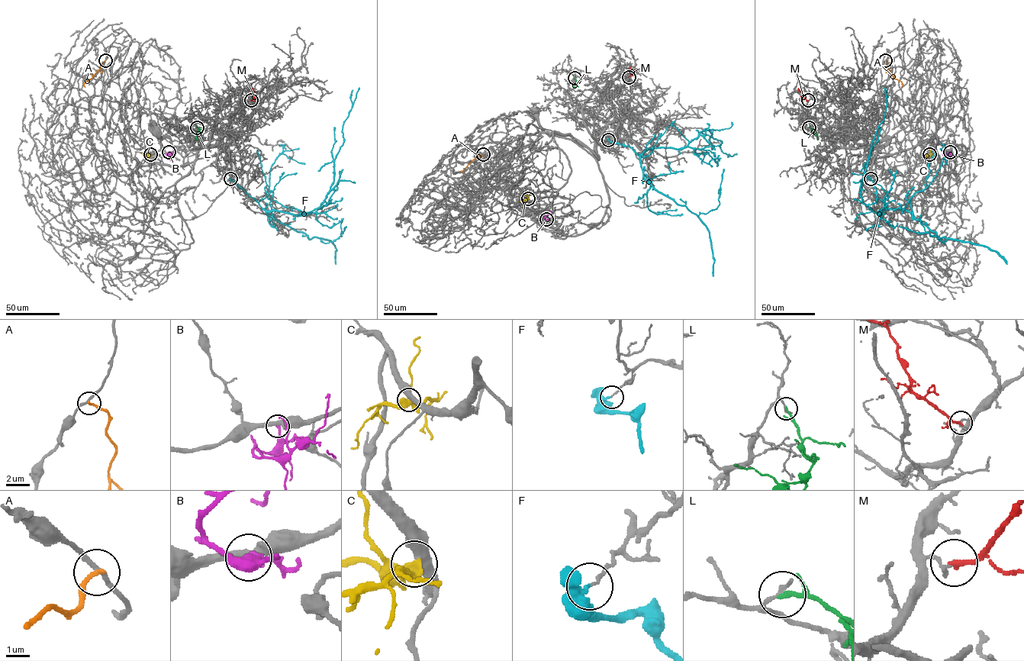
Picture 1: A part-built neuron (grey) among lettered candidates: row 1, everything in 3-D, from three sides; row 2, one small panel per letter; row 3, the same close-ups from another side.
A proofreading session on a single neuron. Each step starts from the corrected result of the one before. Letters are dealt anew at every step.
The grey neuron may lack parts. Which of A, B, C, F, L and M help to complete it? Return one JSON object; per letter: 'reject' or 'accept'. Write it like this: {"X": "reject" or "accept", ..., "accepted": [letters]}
{"A": "reject", "B": "reject", "C": "reject", "F": "reject", "L": "reject", "M": "reject", "accepted": []}

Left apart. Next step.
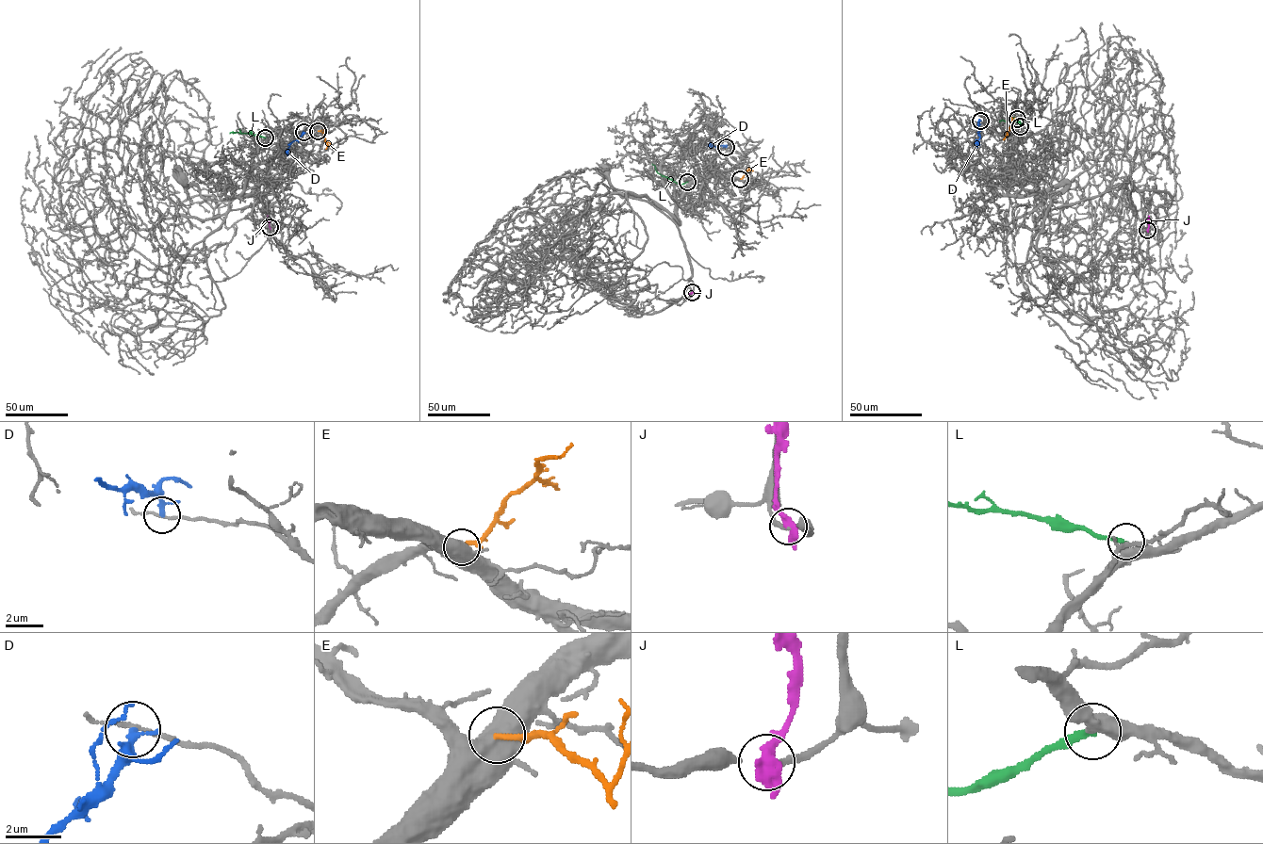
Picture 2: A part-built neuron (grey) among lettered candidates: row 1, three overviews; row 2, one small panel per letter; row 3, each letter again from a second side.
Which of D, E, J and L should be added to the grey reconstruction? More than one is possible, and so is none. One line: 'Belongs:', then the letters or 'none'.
Belongs: E, L

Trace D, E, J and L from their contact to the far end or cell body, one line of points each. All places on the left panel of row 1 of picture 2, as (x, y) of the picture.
D: (303, 132), (299, 139), (291, 143), (287, 154)
E: (318, 131), (322, 133), (325, 149)
J: (270, 227), (267, 215)
L: (265, 137), (230, 133)

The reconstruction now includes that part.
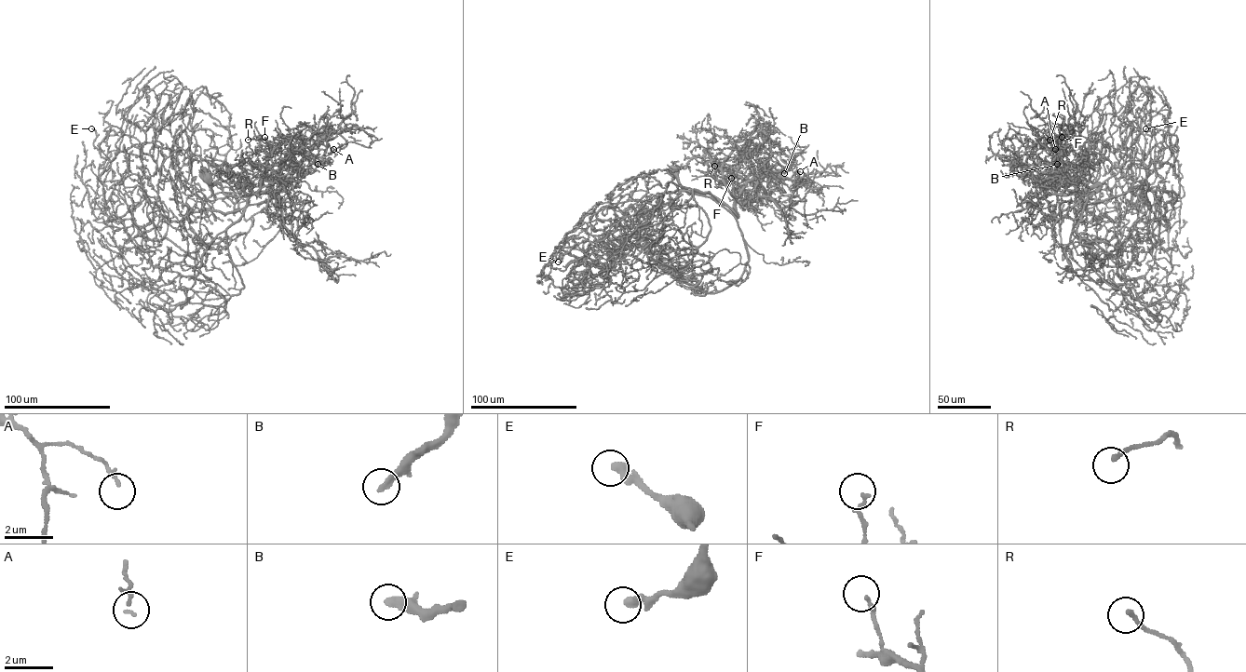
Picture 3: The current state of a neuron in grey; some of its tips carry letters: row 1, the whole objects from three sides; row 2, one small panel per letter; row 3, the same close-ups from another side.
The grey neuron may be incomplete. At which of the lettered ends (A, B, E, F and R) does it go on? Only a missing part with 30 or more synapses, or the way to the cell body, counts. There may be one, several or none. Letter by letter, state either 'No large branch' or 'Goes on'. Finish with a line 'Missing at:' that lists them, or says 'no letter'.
A: No large branch
B: Goes on
E: Goes on
F: No large branch
R: No large branch
Missing at: B, E

